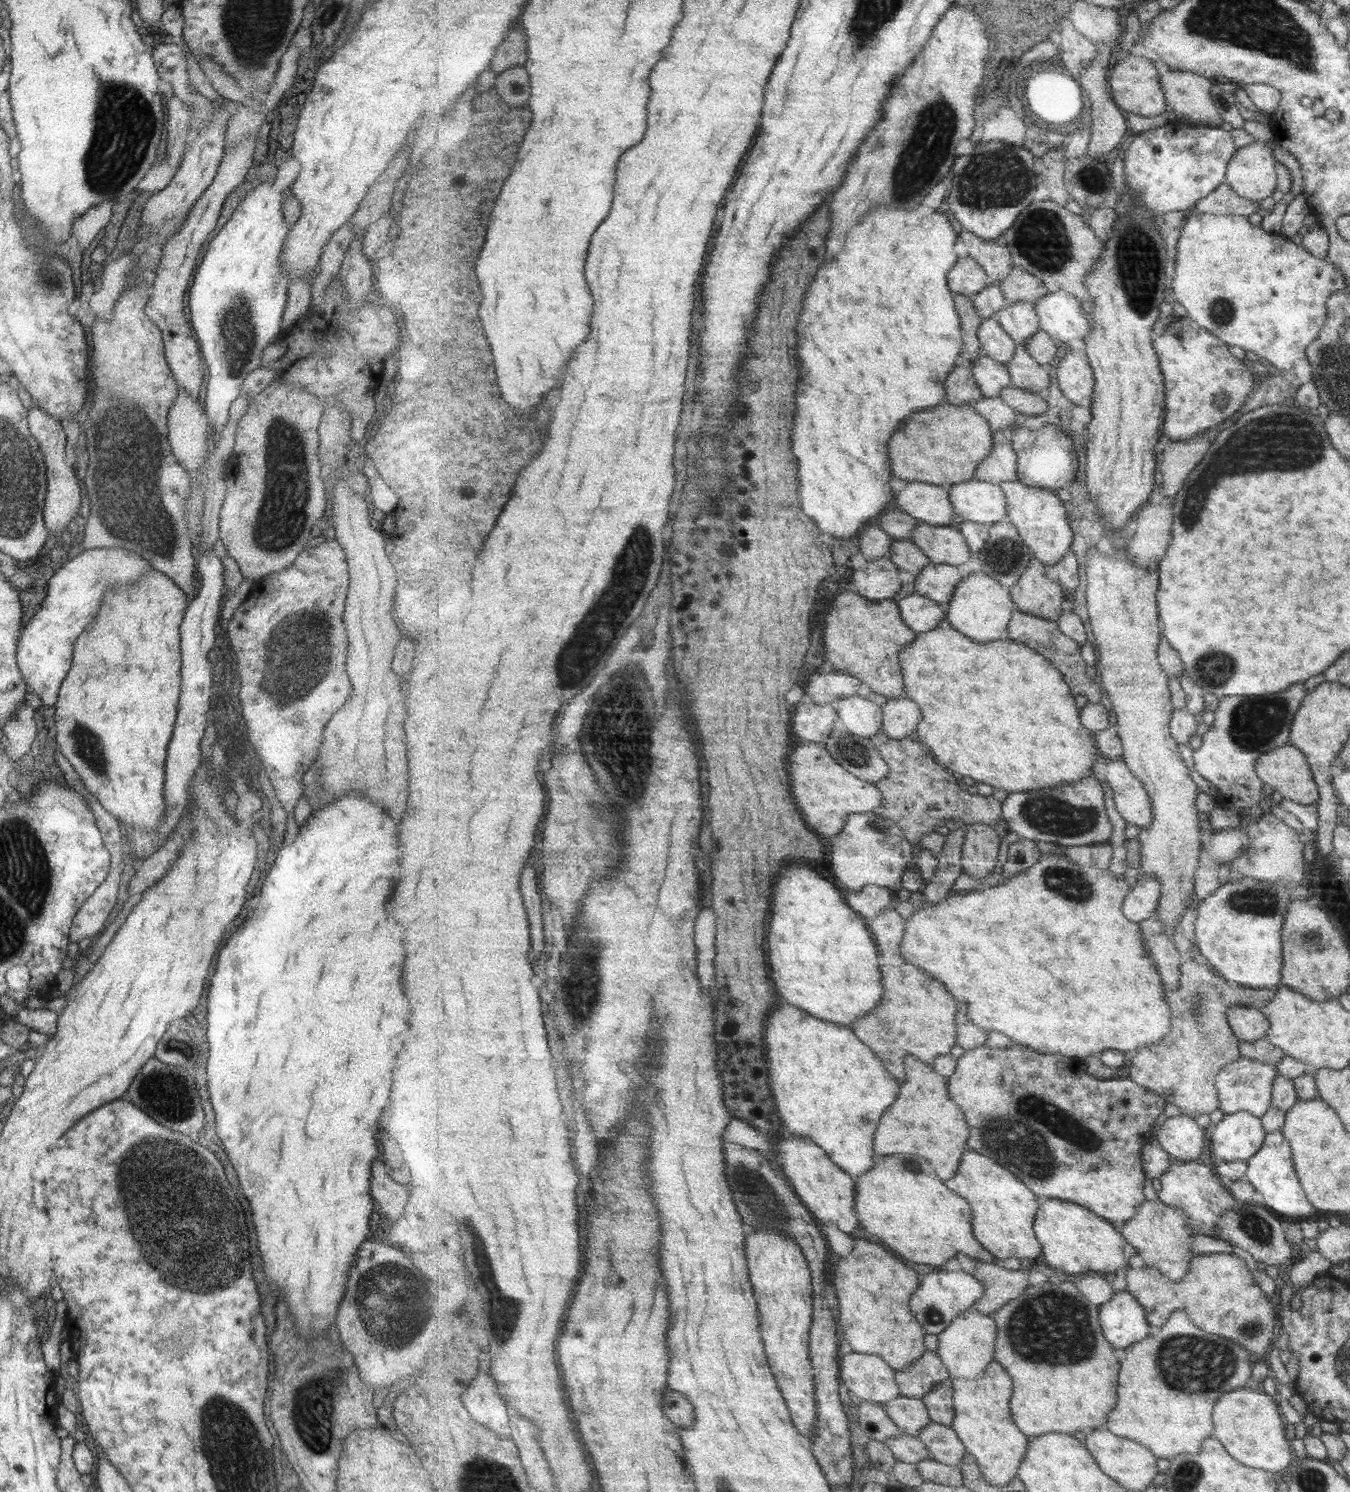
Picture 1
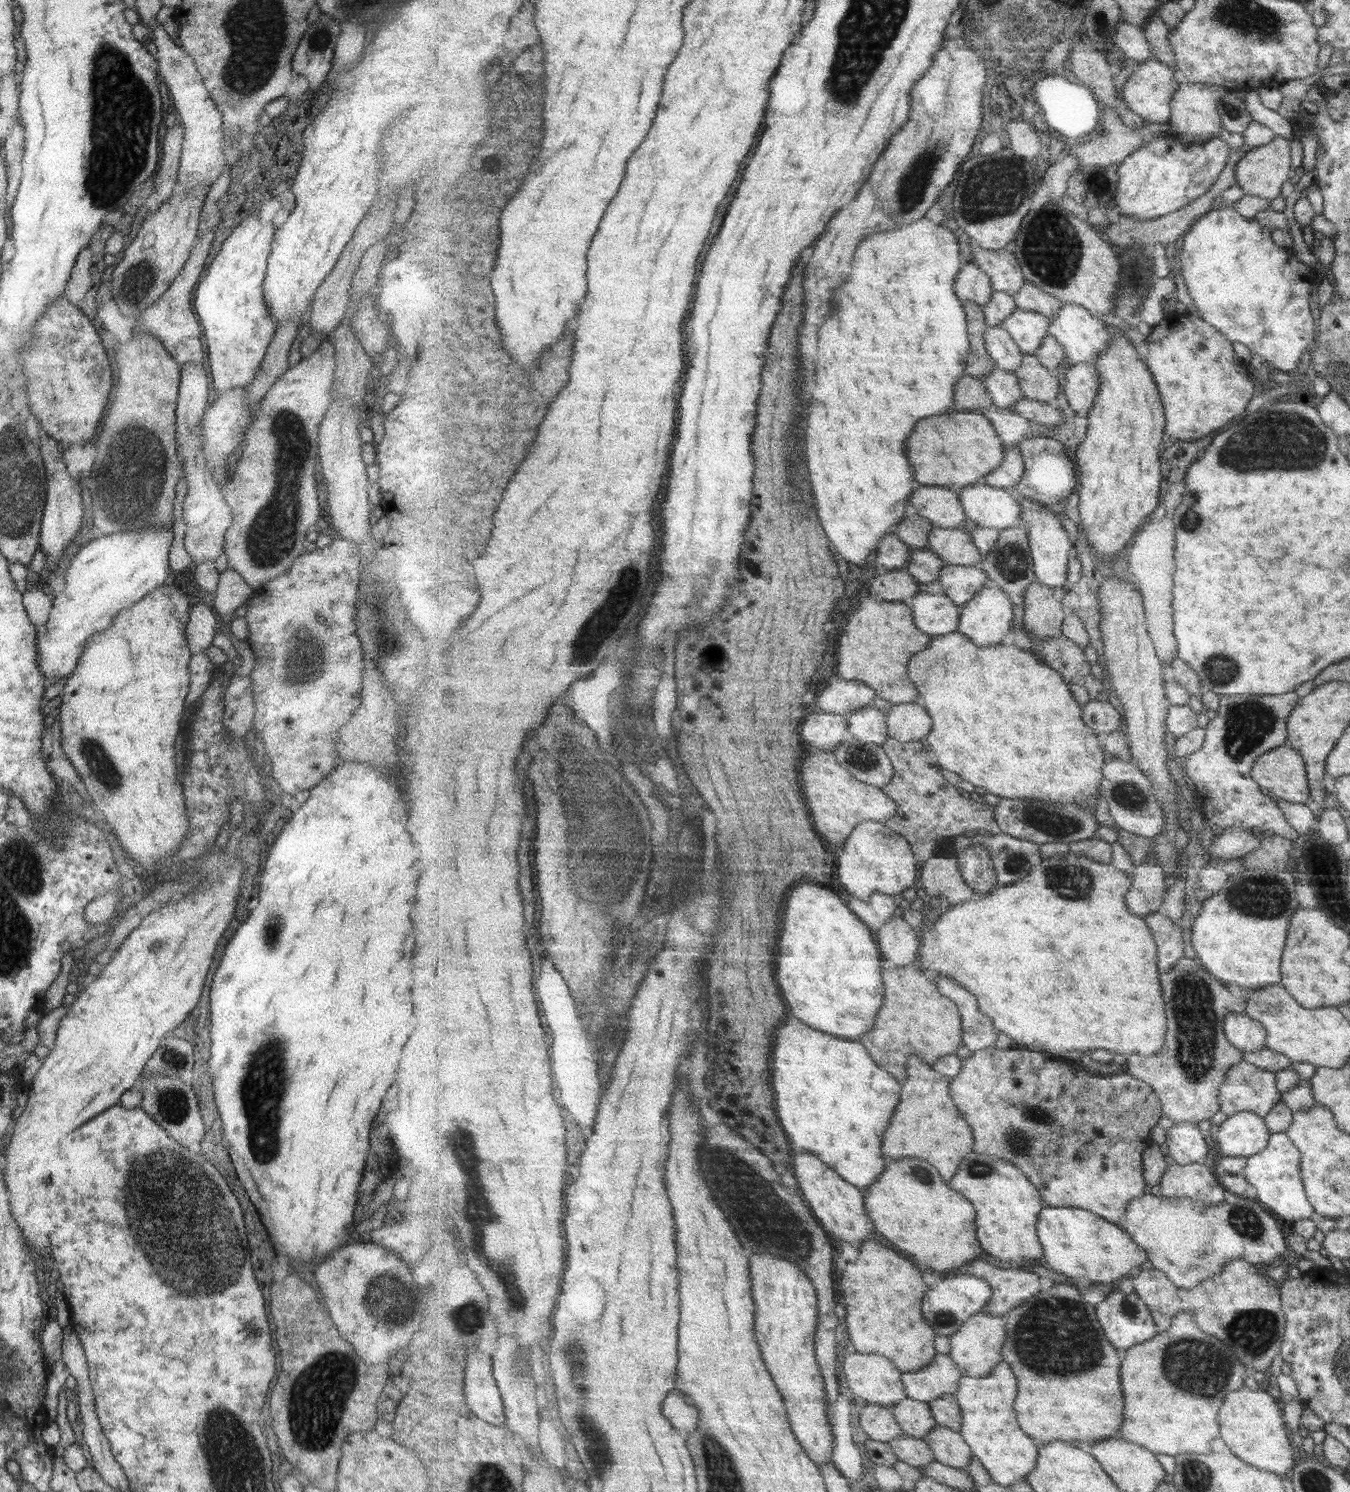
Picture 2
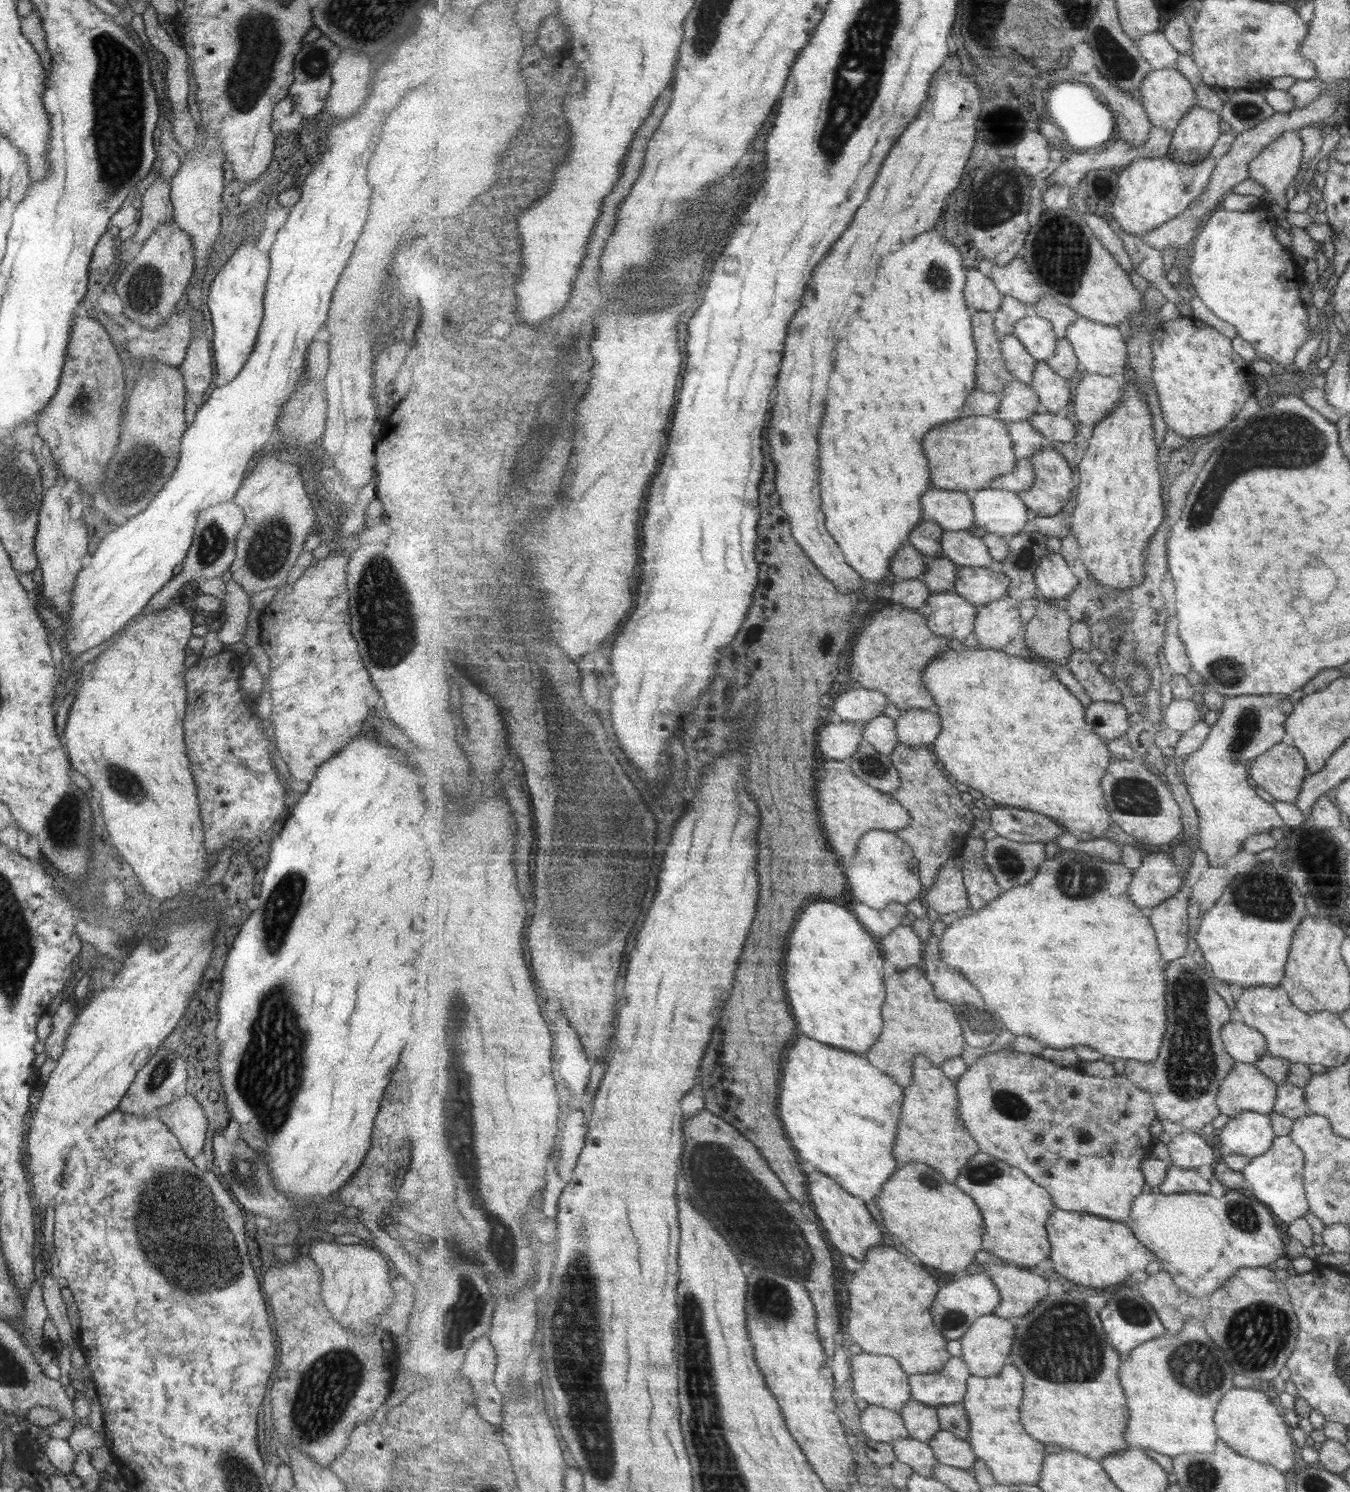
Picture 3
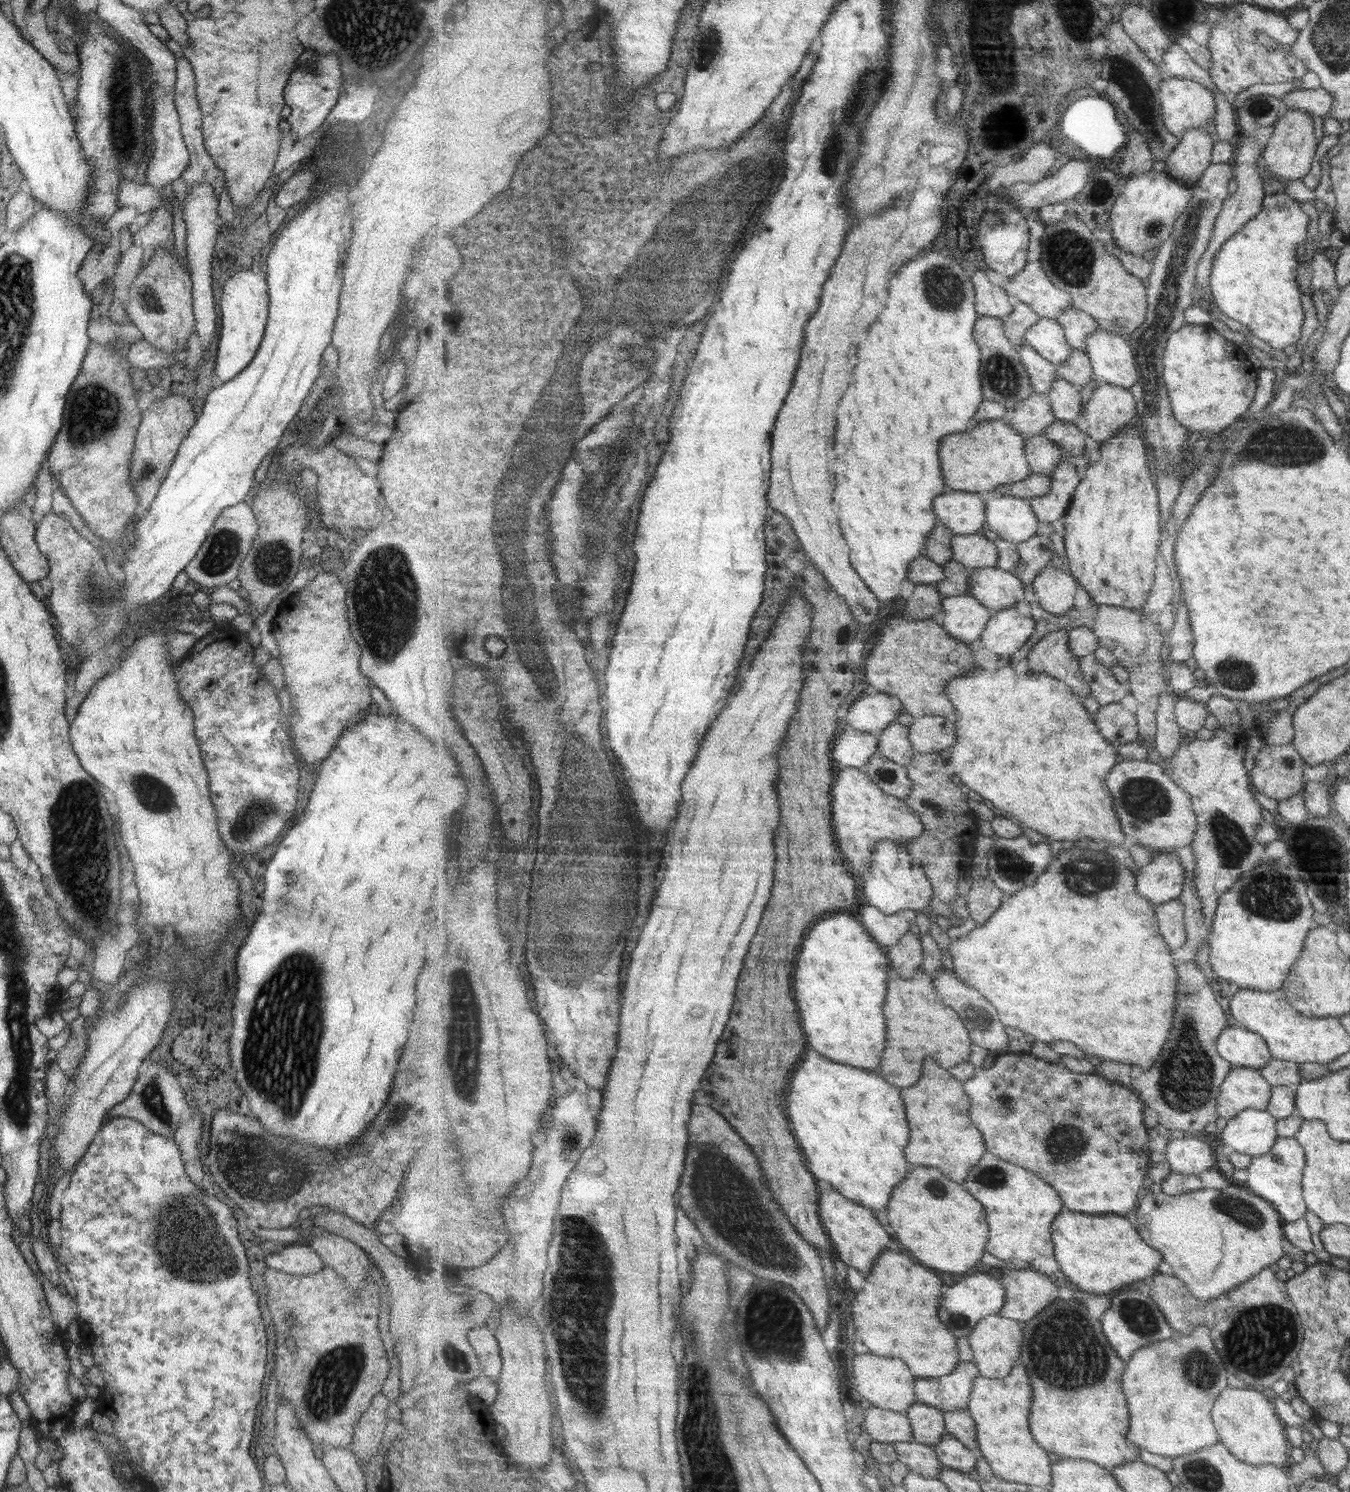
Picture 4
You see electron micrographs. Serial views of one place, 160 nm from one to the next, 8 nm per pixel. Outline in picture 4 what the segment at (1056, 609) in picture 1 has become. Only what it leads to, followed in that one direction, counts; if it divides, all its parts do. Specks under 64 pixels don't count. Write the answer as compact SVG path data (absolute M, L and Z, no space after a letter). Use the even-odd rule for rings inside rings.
M1069 631L1045 634L1030 650L1027 658L1029 671L1044 673L1066 682L1082 698L1092 696L1092 688L1080 670L1080 657L1069 646Z

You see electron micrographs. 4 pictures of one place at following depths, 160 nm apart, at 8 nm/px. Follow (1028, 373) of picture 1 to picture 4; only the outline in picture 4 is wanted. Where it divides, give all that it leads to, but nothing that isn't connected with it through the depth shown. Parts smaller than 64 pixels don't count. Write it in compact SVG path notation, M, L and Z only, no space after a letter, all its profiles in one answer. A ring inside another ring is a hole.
M1056 375L1056 382L1049 396L1057 419L1083 426L1083 398L1079 391L1080 389L1072 382Z

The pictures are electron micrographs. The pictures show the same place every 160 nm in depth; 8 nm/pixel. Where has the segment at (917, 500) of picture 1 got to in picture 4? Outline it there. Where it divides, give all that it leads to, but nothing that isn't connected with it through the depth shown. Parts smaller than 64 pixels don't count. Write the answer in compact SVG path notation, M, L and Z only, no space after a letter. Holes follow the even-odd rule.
M948 489L934 500L934 511L940 523L961 536L987 528L986 502L978 493Z

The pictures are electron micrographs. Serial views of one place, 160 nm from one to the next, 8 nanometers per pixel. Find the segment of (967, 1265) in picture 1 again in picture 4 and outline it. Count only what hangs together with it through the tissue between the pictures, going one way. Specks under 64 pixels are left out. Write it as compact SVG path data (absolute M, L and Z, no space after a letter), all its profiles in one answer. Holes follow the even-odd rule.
M1034 1268L1011 1270L999 1276L1006 1290L1007 1301L999 1315L1022 1324L1033 1320L1044 1308L1054 1304L1065 1292L1049 1275Z

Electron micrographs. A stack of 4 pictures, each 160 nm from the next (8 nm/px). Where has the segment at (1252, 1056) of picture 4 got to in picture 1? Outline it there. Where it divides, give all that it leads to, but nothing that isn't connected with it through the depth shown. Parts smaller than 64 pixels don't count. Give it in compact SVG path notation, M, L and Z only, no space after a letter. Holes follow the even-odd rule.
M1232 1006L1228 1009L1228 1023L1232 1033L1245 1042L1264 1038L1270 1023L1257 1008Z

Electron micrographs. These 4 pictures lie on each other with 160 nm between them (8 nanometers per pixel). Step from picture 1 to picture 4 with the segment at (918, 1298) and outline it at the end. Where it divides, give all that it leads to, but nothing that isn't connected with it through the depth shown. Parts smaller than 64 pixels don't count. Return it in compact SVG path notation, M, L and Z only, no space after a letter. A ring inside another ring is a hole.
M980 1272L968 1275L953 1285L943 1285L943 1297L945 1302L941 1304L941 1322L945 1322L945 1326L957 1334L957 1338L968 1337L983 1318L999 1315L1007 1301L1006 1290L1000 1278Z

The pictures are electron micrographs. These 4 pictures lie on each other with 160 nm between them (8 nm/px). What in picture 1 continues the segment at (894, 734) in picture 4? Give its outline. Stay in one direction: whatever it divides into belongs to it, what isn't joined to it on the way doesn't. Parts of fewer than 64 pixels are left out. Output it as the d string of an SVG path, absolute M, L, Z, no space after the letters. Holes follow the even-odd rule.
M857 695L840 700L837 706L840 726L845 732L856 736L873 739L883 731L884 710L879 704Z

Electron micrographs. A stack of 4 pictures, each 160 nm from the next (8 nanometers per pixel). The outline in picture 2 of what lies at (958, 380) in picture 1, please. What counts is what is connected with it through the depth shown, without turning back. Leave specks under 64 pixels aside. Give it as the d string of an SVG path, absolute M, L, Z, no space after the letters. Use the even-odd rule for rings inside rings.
M968 373L957 383L955 398L958 411L980 412L994 406L984 380Z

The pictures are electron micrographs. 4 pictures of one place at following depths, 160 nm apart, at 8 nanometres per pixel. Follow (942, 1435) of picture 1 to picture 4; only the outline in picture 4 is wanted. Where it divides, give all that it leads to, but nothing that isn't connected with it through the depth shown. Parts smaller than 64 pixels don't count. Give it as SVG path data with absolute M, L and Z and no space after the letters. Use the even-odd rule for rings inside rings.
M947 1432L941 1442L933 1447L943 1467L975 1475L979 1455L965 1446L965 1443L961 1442L960 1439Z

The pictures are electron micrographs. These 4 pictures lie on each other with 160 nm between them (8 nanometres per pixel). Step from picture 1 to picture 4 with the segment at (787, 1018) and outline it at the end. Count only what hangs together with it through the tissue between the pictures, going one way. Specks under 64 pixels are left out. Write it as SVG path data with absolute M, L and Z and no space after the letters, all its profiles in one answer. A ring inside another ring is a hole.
M810 1046L797 1070L793 1071L789 1084L789 1118L809 1159L809 1170L818 1180L826 1181L837 1192L873 1211L888 1208L895 1186L908 1176L905 1148L911 1132L901 1090L887 1082L879 1072L833 1062Z

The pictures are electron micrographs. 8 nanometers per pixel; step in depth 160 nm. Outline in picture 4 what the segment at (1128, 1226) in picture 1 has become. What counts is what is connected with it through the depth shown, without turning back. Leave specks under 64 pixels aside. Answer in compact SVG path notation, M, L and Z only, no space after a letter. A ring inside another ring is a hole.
M1230 1182L1225 1190L1199 1189L1180 1195L1168 1195L1162 1190L1159 1193L1143 1193L1138 1208L1132 1215L1137 1216L1132 1221L1141 1232L1141 1238L1161 1250L1165 1262L1173 1266L1173 1274L1201 1301L1221 1298L1228 1290L1249 1281L1261 1269L1277 1262L1284 1255L1281 1248L1284 1235L1281 1235L1277 1210L1264 1198L1239 1188L1239 1185Z

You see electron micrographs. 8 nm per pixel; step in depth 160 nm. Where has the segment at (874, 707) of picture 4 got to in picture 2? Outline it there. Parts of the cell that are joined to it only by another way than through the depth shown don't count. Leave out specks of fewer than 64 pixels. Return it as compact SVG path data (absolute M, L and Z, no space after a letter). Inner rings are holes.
M831 676L824 688L817 692L817 705L829 714L851 716L854 710L874 705L878 694L873 687L859 680Z

